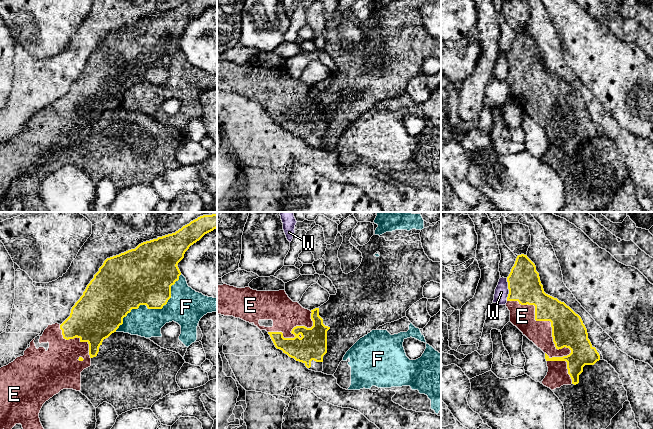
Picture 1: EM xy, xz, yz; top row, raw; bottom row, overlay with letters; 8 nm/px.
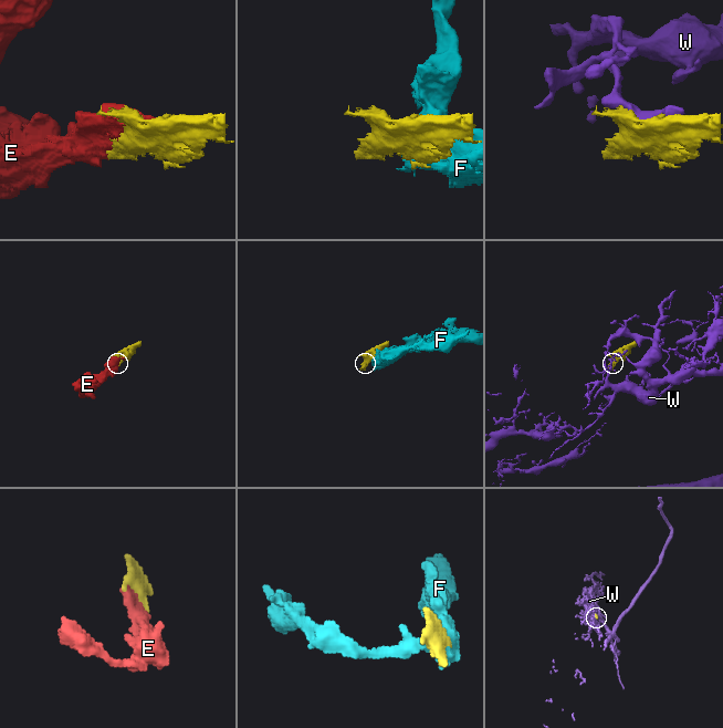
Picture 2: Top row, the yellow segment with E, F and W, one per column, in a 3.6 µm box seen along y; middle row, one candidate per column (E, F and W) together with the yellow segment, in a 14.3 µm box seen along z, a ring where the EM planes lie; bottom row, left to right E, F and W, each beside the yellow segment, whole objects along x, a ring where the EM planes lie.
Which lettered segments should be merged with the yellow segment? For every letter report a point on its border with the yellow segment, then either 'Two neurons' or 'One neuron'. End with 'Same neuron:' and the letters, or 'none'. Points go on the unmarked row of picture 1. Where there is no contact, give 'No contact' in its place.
E: Touches yellow at yz (543, 96). One neuron
F: Touches yellow at xy (152, 84). Two neurons
W: Touches yellow at yz (508, 64). Two neurons
Same neuron: E

